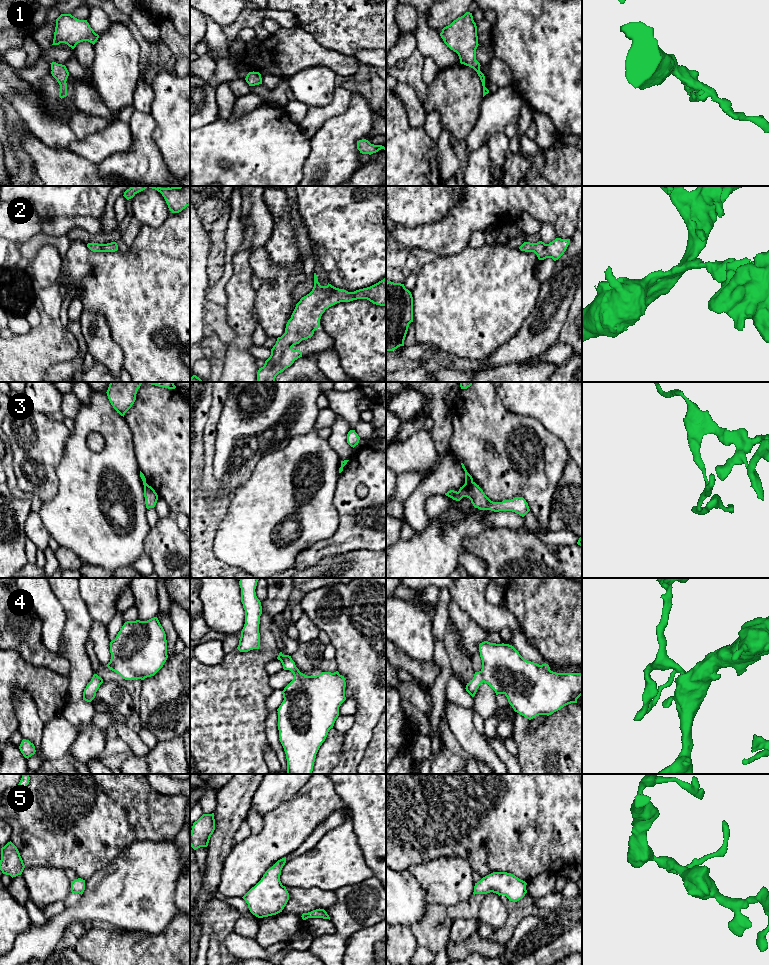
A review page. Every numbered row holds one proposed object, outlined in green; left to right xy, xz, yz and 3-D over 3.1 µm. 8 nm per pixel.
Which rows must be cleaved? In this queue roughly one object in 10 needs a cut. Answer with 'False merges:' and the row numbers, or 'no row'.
False merges: 3

